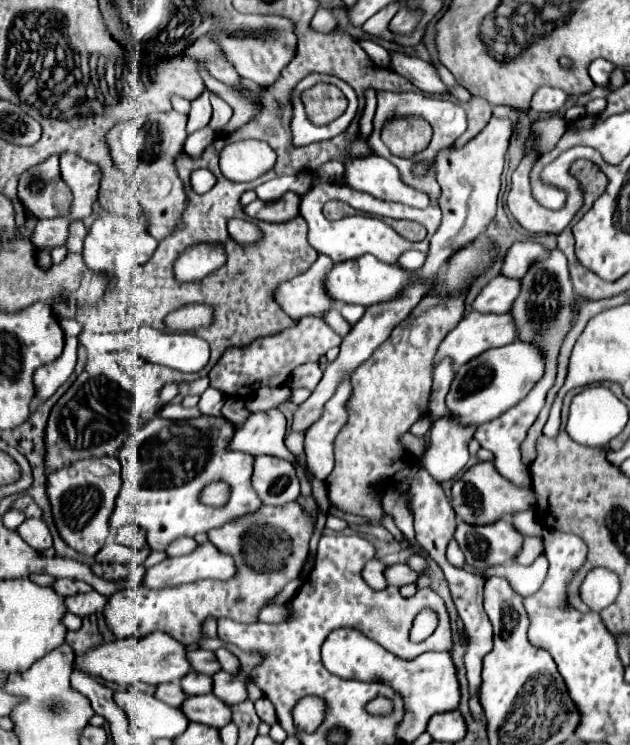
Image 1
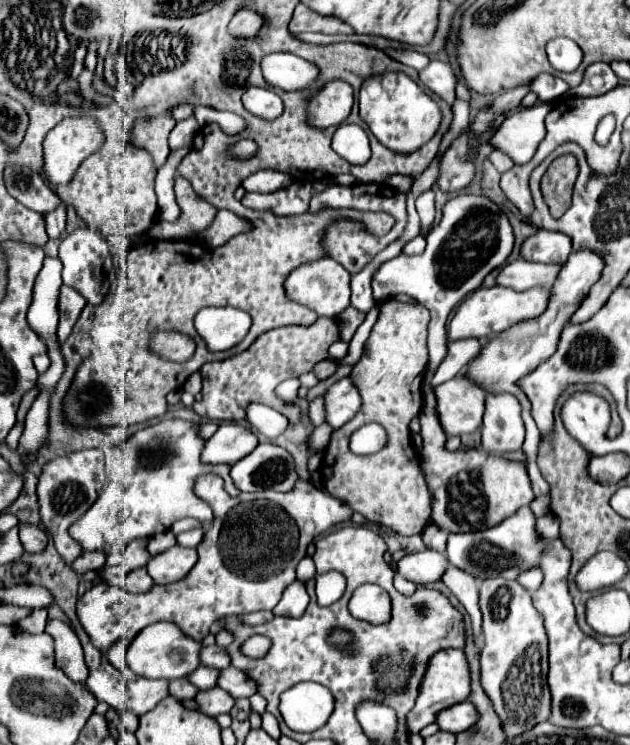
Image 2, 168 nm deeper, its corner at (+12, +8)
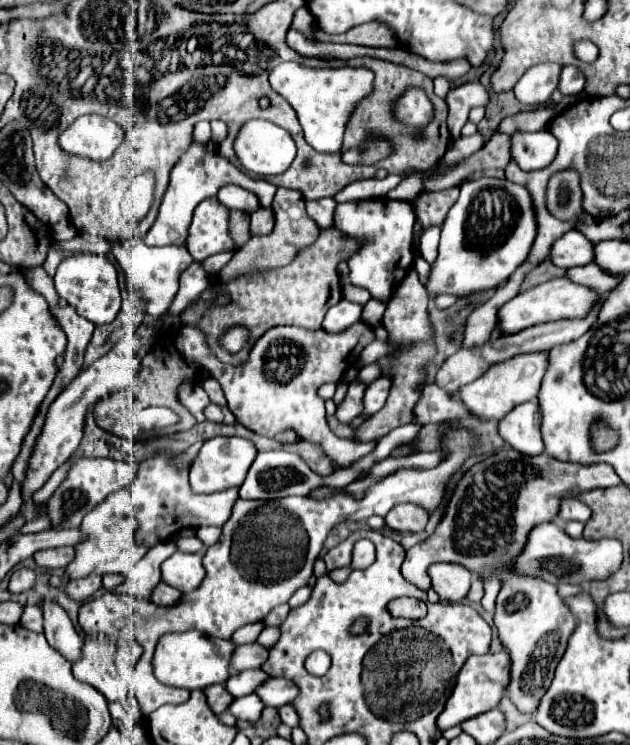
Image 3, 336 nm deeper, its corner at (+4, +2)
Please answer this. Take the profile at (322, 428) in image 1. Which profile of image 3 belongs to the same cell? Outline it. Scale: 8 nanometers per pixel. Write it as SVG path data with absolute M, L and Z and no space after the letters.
M380 377L376 381L372 381L366 389L366 395L364 395L364 413L366 415L374 415L376 411L380 411L386 403L386 397L390 393L390 387L392 387L392 381L390 377Z

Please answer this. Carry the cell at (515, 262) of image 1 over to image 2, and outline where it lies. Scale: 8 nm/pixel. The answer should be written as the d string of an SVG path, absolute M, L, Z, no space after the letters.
M538 229L520 247L520 259L534 263L564 263L572 253L572 243L562 233Z

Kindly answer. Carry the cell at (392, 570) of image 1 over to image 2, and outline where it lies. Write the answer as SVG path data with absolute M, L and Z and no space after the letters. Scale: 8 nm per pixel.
M426 549L422 553L410 553L398 561L398 573L416 585L428 585L442 579L446 567L446 555L432 549Z

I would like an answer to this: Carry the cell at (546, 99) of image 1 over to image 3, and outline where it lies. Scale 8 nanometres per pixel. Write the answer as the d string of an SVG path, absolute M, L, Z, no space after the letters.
M574 65L564 67L564 73L562 73L562 77L560 77L558 89L560 89L564 95L578 95L578 93L584 91L584 87L586 87L586 77L584 77L584 73L582 73L578 67L574 67Z

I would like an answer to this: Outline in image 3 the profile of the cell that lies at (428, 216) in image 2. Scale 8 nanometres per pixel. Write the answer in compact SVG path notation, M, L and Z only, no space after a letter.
M440 227L426 229L426 233L420 239L420 253L422 257L432 265L438 257L438 239L440 239Z

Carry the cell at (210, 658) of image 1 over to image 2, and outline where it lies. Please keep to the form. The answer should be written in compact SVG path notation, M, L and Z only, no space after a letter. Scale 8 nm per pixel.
M212 645L212 647L202 647L202 651L200 651L200 661L202 661L202 665L210 665L210 667L214 667L214 669L224 669L224 667L230 665L230 659L228 659L226 651L220 649L220 647L216 647L216 645Z

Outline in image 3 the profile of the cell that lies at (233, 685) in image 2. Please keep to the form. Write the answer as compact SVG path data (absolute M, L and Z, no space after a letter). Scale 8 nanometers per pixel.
M268 679L264 685L260 685L260 689L256 689L256 695L270 707L284 707L292 703L298 693L298 685L290 679Z

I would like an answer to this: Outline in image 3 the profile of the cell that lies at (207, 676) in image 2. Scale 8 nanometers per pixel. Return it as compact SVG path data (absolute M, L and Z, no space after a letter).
M246 669L246 671L240 671L238 675L232 675L224 685L234 697L244 697L254 693L266 679L268 675L262 669Z

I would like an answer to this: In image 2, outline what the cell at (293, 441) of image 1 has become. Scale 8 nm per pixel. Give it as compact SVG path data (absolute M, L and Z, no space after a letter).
M318 397L318 399L314 399L310 405L308 405L308 421L314 425L314 427L318 427L318 425L322 425L324 423L324 405L322 405L322 397Z

